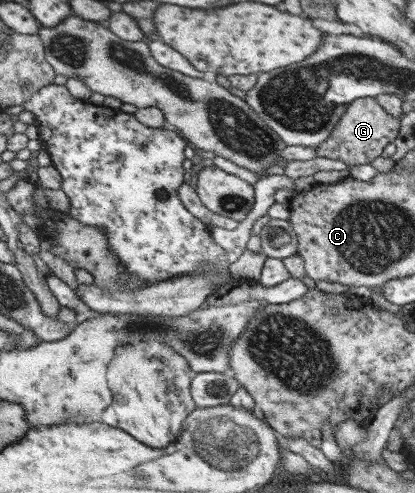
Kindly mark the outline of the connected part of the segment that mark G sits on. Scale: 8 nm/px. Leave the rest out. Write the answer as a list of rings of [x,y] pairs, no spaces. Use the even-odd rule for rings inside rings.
[[[373,97],[355,99],[347,105],[329,136],[315,146],[316,156],[346,162],[349,167],[370,164],[374,158],[380,156],[387,144],[395,140],[397,130],[399,118],[385,112]]]

